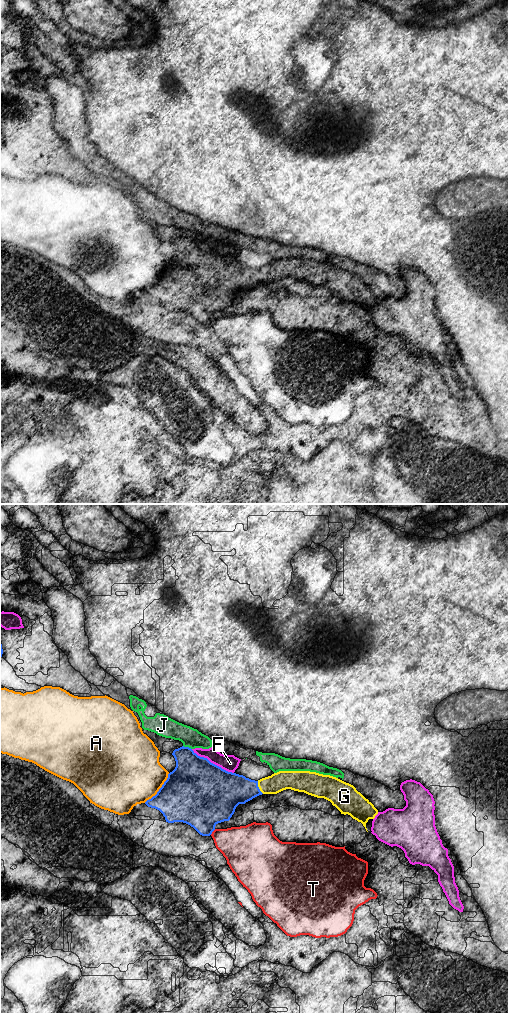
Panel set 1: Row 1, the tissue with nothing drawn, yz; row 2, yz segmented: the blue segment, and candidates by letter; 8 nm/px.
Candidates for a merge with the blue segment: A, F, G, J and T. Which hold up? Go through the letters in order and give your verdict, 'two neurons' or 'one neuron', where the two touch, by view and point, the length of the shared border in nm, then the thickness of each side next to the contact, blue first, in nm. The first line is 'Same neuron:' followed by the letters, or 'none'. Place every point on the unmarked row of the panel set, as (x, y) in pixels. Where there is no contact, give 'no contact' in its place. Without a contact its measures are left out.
Same neuron: G
A: two neurons | yz (159, 277) | 320 nm | 440/480 nm
F: two neurons | yz (212, 251) | 400 nm | 500/140 nm
G: one neuron | yz (258, 275) | 120 nm | 300/160 nm
J: two neurons | yz (187, 235) | 80 nm | 340/160 nm
T: two neurons | yz (212, 319) | 60 nm | 420/300 nm

